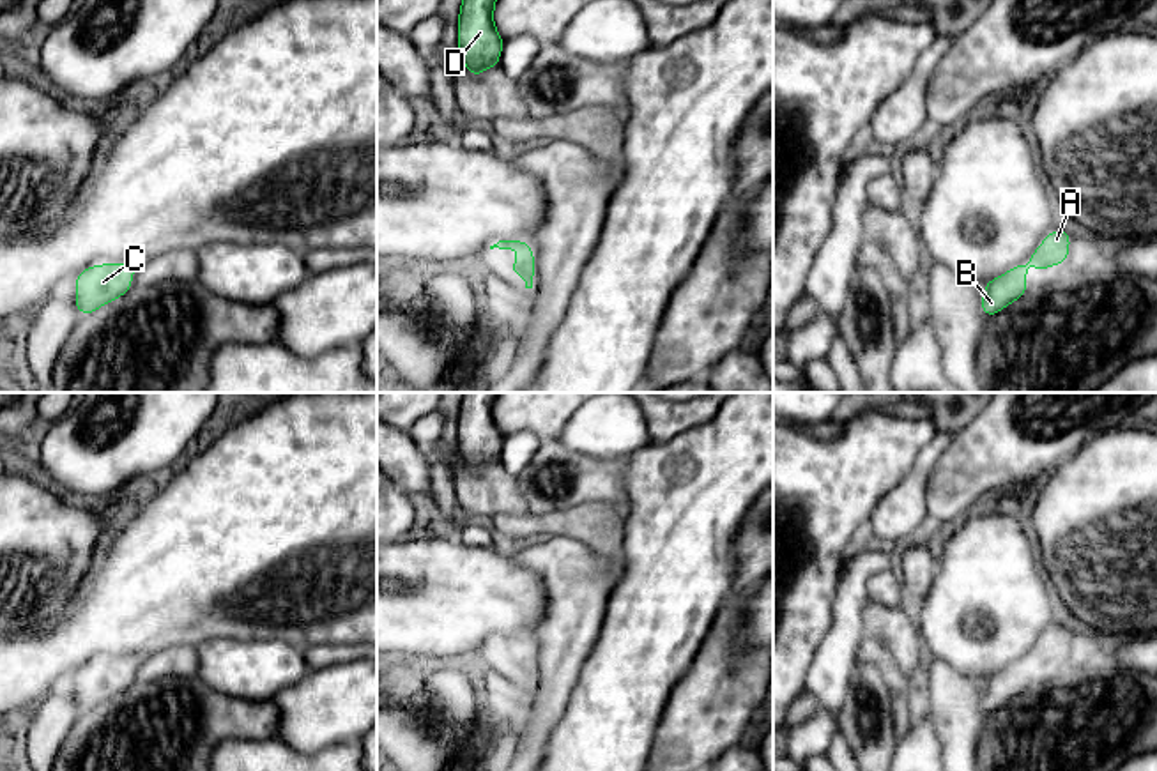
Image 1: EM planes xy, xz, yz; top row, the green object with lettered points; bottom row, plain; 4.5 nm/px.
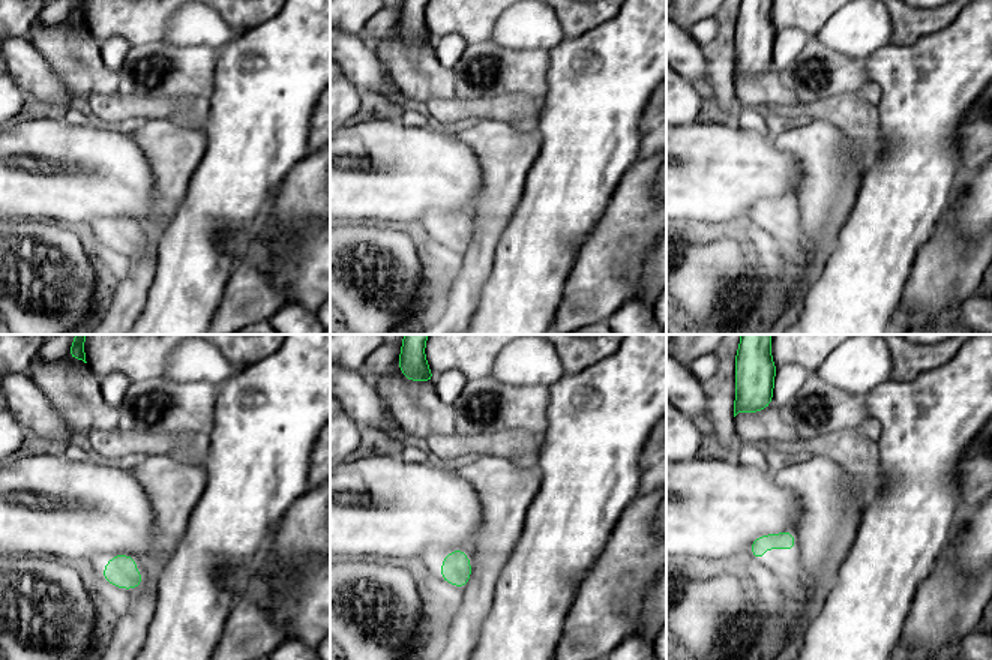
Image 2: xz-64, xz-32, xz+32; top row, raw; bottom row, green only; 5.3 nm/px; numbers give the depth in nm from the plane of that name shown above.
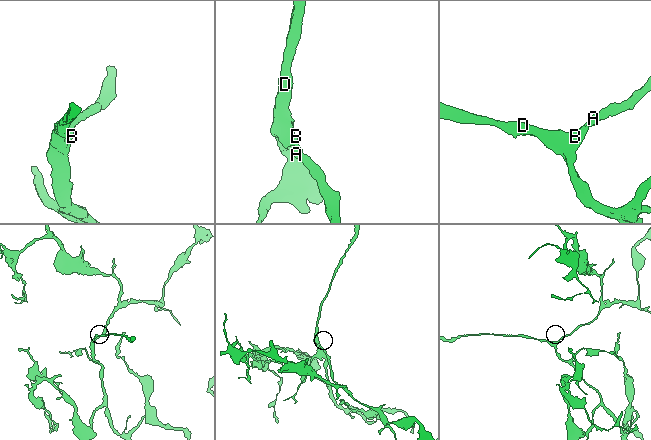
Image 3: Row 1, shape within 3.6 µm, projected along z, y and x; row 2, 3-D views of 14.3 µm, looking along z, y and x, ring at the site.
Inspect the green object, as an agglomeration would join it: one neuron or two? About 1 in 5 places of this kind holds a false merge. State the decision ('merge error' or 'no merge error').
no merge error

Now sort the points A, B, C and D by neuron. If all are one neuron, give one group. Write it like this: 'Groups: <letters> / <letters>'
Groups: A B C D

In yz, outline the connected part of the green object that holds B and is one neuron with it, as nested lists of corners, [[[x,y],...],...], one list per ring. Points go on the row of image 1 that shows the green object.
[[[1053,230],[1037,251],[1031,255],[1028,263],[1012,267],[1000,278],[987,281],[982,297],[984,315],[992,317],[994,313],[1007,308],[1010,302],[1026,294],[1026,269],[1049,269],[1056,263],[1063,263],[1069,258],[1070,237],[1063,230]]]

